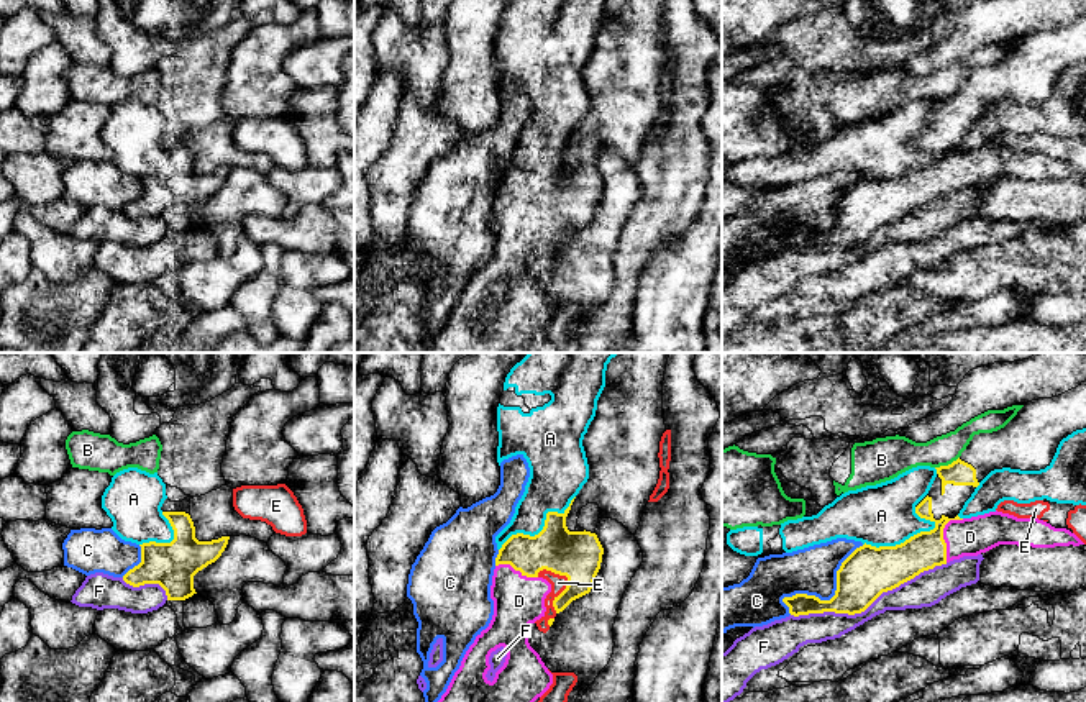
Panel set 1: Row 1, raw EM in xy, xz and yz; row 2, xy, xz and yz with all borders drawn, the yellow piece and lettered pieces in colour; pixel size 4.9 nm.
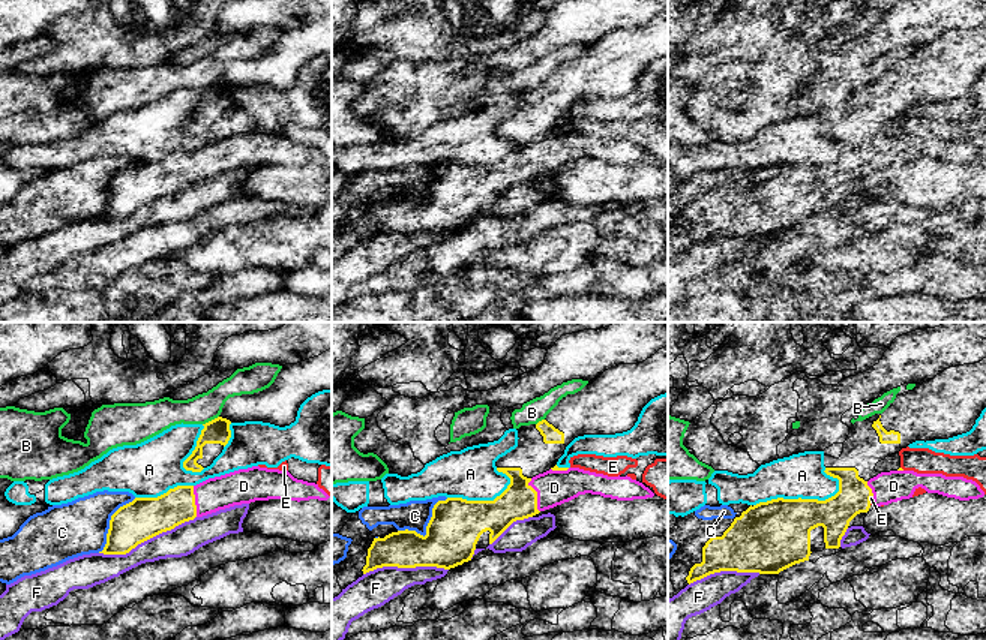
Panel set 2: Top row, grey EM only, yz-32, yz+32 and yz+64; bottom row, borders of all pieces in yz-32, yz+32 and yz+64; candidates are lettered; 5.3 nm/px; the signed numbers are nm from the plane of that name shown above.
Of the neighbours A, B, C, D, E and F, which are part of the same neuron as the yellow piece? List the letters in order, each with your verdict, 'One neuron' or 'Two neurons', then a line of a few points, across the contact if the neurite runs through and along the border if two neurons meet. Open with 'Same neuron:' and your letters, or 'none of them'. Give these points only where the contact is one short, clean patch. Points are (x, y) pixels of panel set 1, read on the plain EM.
Same neuron: D
A: Two neurons
B: Two neurons. Line: yz (958, 89), (935, 100)
C: Two neurons
D: One neuron
E: Two neurons
F: Two neurons

